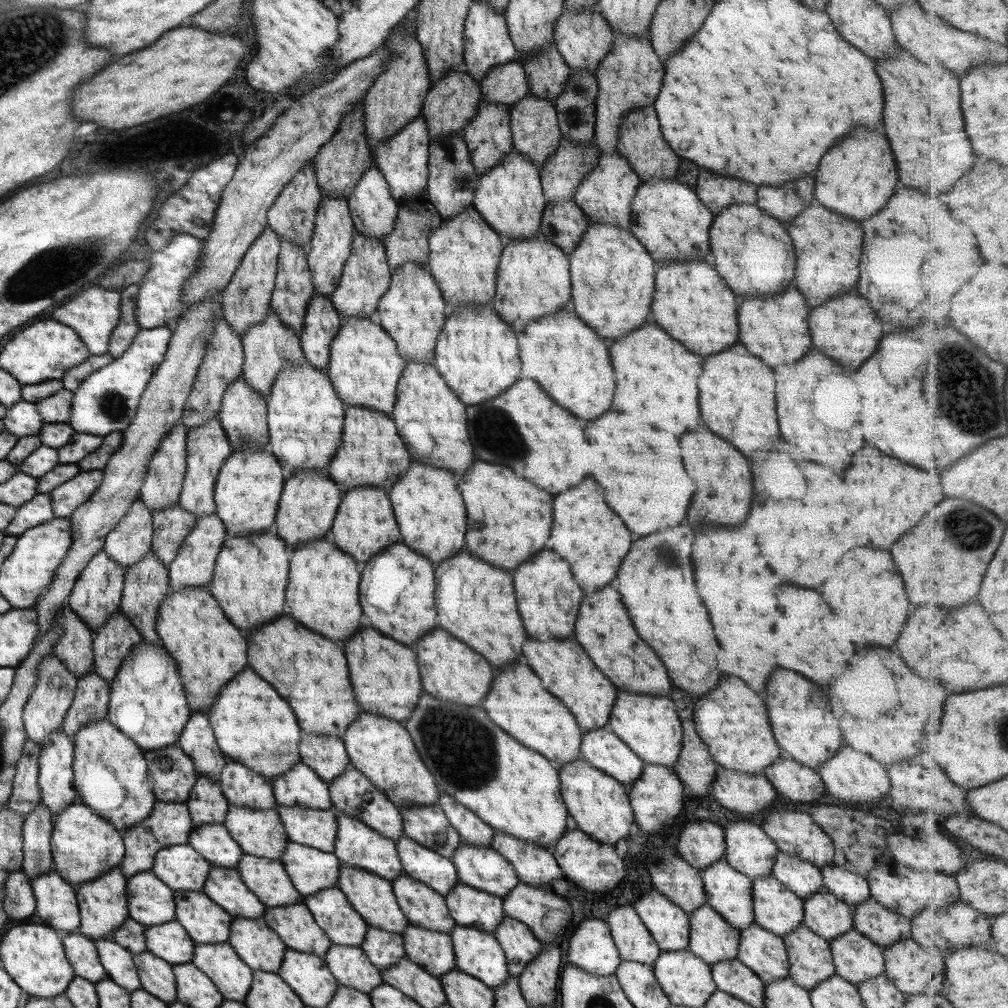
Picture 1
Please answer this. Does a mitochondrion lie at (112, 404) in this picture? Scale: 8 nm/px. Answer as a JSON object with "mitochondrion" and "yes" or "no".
{"mitochondrion":"yes"}

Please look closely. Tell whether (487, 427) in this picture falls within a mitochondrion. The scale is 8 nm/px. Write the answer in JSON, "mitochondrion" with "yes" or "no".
{"mitochondrion":"yes"}

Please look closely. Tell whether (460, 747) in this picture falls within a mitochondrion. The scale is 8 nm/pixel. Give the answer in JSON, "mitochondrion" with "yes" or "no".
{"mitochondrion":"yes"}

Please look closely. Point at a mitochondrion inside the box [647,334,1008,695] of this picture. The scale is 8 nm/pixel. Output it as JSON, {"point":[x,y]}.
{"point":[974,401]}

